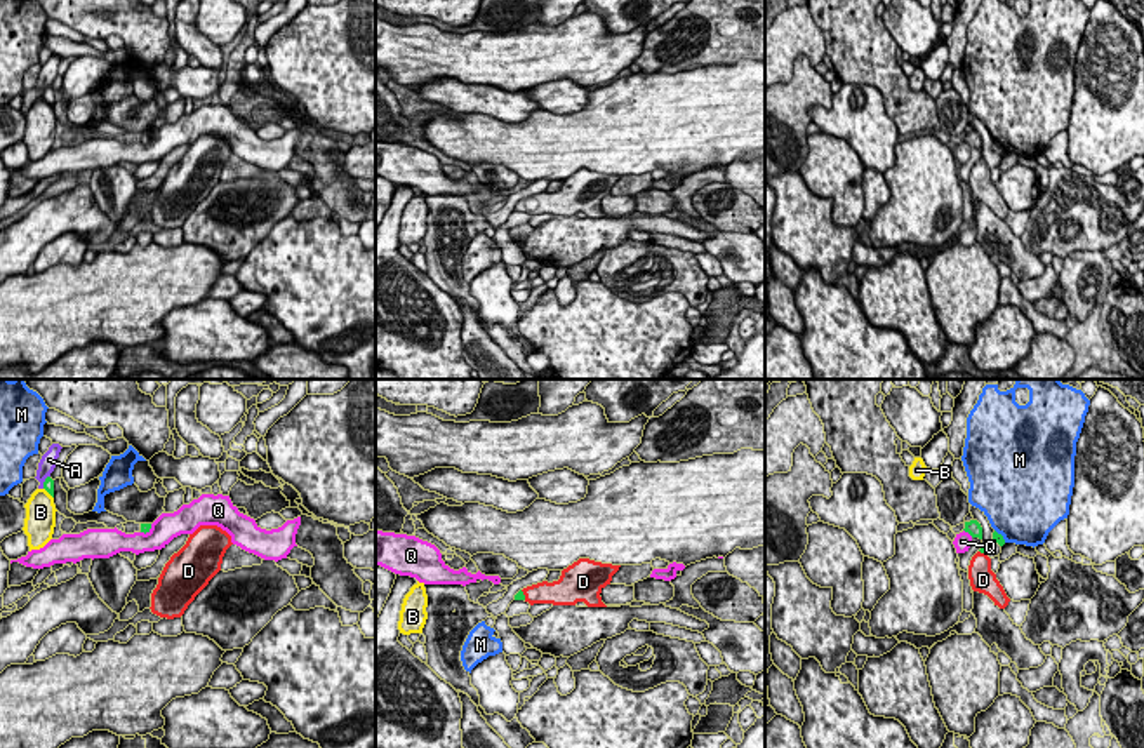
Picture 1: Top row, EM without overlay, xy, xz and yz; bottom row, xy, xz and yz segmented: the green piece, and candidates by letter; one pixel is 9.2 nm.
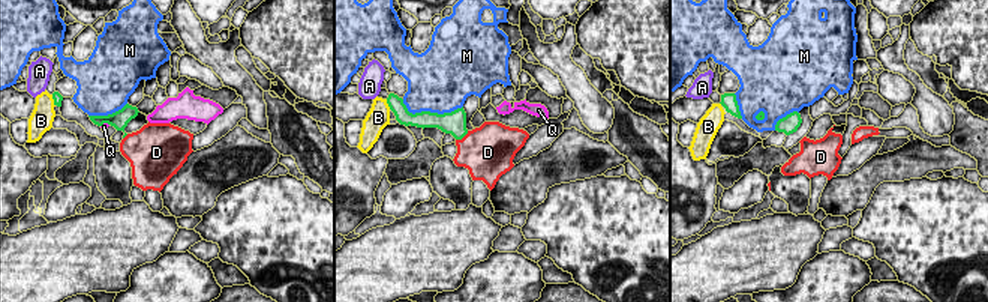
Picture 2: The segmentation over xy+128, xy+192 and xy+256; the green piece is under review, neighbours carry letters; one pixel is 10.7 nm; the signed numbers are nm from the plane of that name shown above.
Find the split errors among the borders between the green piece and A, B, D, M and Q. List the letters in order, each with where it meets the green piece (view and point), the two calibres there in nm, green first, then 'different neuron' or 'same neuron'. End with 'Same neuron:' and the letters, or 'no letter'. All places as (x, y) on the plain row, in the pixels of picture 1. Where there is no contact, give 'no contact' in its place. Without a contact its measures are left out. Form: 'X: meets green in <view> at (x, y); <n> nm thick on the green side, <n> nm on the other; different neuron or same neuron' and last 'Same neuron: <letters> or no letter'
A: meets green in xy at (44, 93); 100 nm thick on the green side, 160 nm on the other; different neuron
B: meets green in xy at (47, 101); 100 nm thick on the green side, 280 nm on the other; different neuron
D: meets green in xz at (524, 206); 70 nm thick on the green side, 200 nm on the other; same neuron
M: meets green in yz at (1002, 146); 90 nm thick on the green side, 500 nm on the other; different neuron
Q: meets green in yz at (969, 143); 140 nm thick on the green side, 160 nm on the other; different neuron
Same neuron: D

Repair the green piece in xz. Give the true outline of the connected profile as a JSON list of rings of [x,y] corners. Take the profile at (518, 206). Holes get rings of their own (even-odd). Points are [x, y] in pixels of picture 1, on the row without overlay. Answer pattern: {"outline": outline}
{"outline": [[[579,169],[562,181],[558,191],[537,193],[520,200],[515,210],[553,216],[575,216],[584,212],[588,217],[607,217],[602,212],[602,200],[610,195],[612,186],[621,176],[602,174],[589,169]]]}

